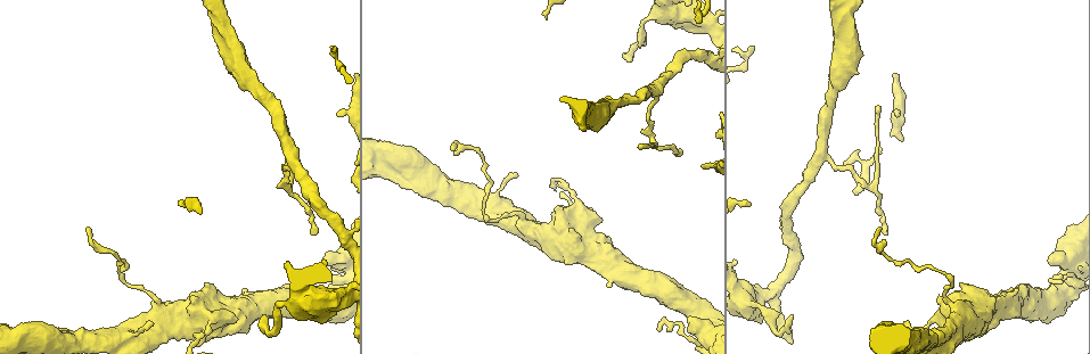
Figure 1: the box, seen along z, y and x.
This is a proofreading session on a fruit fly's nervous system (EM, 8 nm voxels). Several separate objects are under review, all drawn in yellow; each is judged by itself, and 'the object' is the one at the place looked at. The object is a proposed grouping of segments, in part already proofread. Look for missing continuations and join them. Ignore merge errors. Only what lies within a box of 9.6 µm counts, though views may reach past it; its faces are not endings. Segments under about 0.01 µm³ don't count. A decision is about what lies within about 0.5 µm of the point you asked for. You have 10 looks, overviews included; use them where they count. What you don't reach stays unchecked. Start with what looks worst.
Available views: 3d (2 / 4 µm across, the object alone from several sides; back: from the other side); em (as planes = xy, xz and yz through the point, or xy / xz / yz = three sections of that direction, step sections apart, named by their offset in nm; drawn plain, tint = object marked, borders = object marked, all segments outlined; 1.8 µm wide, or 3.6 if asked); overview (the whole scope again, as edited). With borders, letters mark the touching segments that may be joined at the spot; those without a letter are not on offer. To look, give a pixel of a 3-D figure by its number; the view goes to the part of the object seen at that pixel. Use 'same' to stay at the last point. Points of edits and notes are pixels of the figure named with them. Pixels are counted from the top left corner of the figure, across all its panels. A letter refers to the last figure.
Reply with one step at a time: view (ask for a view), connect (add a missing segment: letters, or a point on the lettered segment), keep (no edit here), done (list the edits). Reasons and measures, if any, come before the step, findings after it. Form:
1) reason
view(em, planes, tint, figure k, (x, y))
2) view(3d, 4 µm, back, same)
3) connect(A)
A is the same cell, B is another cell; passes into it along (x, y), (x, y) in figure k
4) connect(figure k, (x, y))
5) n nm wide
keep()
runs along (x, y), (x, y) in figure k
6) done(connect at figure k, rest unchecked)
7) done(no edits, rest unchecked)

free end
view(em, xy, step 16, tint, figure 1, (702, 166))

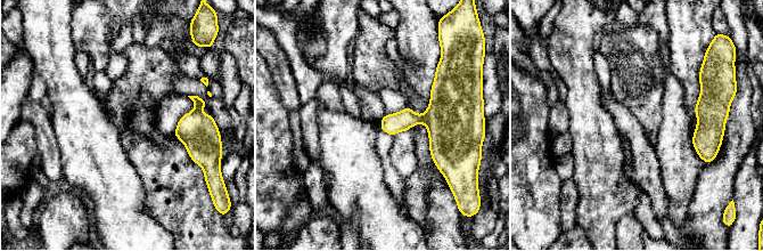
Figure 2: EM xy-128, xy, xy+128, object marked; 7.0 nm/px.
view(em, planes, borders, same)

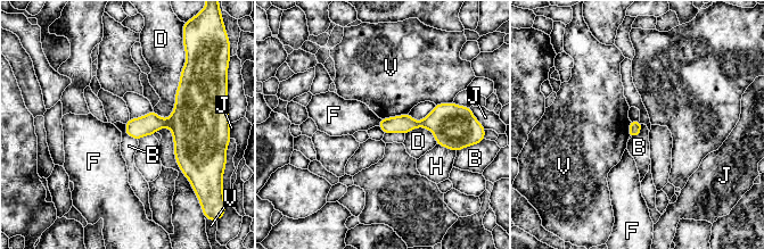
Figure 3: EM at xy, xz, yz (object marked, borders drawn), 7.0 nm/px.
D touches over 380 nm
keep()
B, D, F, H, J and V are other cells; runs along (451, 122), (382, 124) in figure 3; none of them fits

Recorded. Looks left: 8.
thick turns thin
view(3d, 4 µm, back, figure 1, (343, 281))

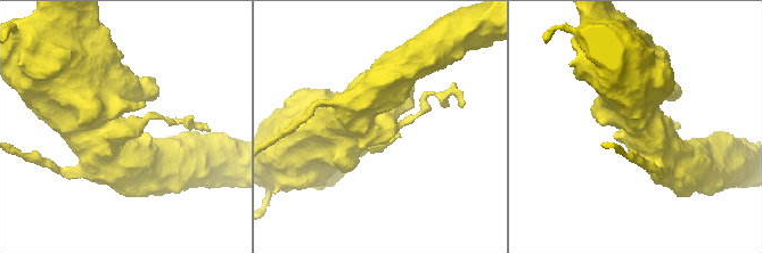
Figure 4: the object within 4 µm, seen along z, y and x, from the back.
view(em, 3.6 µm, planes, tint, figure 4, (381, 121))

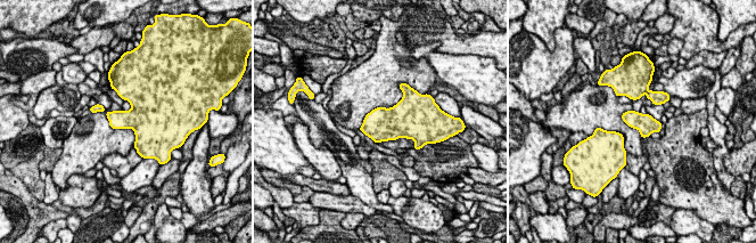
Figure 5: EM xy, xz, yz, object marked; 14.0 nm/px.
view(em, 3.6 µm, planes, borders, same)

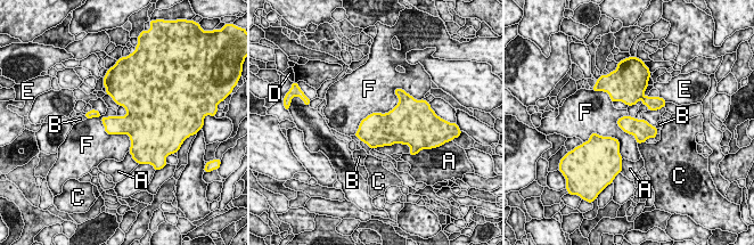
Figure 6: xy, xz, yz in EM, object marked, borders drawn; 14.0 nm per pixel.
F touches over 750 nm
keep()
A, B, C, D, E and F are other cells; border along (87, 117), (126, 133), (129, 150) in figure 6; none of them fits

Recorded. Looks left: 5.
abrupt turn
view(em, planes, borders, figure 1, (521, 218))

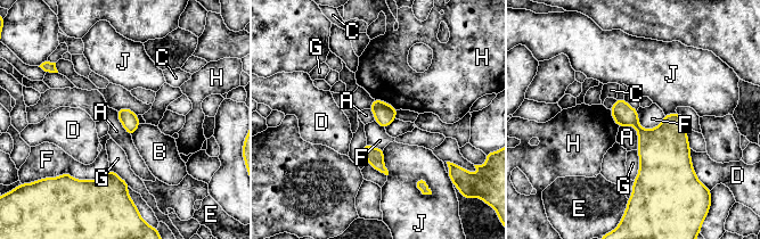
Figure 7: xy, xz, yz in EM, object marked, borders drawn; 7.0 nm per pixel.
keep()
A, B, C, D, E, F, G, H and J are other cells; border along (637, 109), (643, 128), (664, 115) in figure 7; no lettered segment goes on from it

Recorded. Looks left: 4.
view(3d, 2 µm, figure 1, (88, 230))

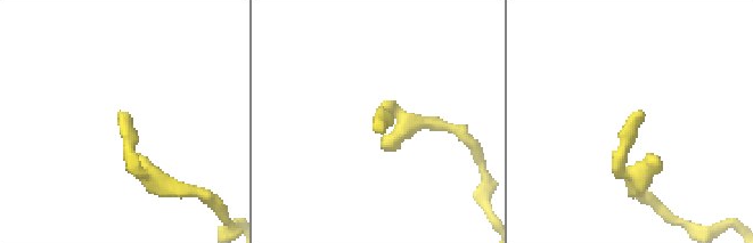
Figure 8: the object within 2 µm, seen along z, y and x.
shape alone is not enough
view(em, xy, step 4, tint, figure 8, (385, 129))

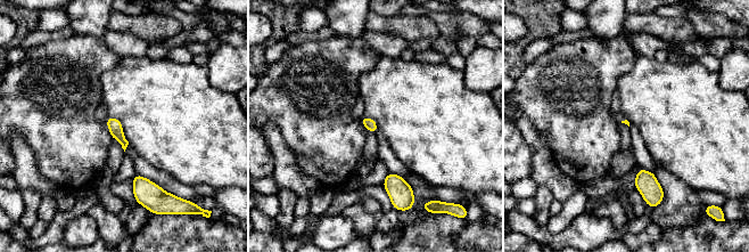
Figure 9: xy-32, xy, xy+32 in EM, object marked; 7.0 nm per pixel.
cut it another way
view(em, planes, borders, same)

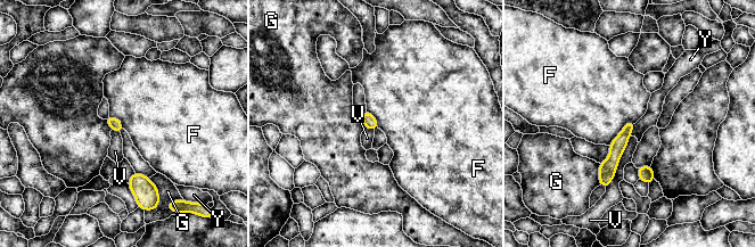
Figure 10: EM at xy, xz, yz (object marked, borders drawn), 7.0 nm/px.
V touches over 420 nm
keep()
F, G, V and Y are other cells; runs along (630, 124), (616, 148), (605, 183) in figure 10; no lettered segment goes on from it

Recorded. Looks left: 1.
done(no edits, rest unchecked)

